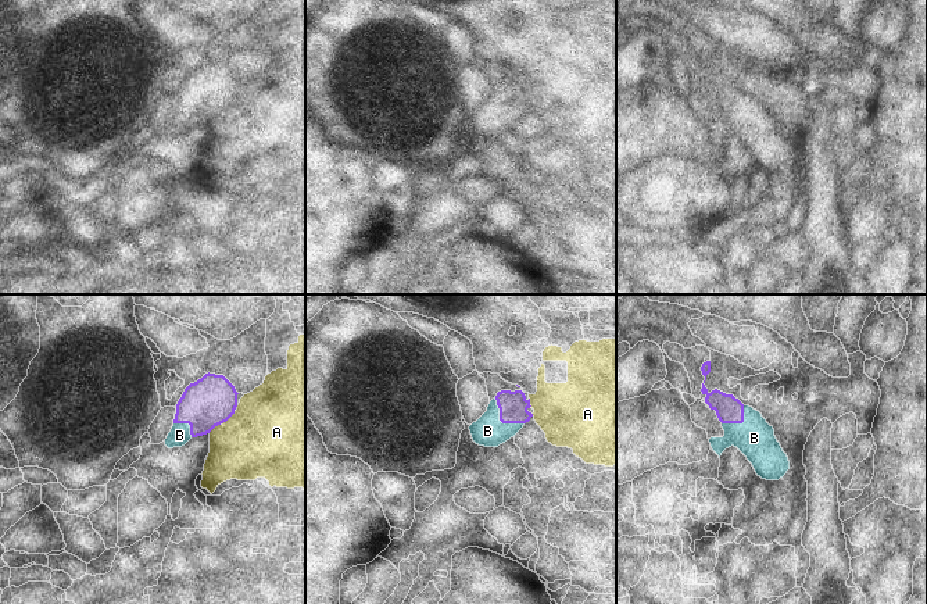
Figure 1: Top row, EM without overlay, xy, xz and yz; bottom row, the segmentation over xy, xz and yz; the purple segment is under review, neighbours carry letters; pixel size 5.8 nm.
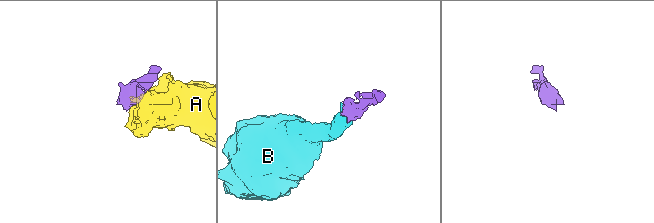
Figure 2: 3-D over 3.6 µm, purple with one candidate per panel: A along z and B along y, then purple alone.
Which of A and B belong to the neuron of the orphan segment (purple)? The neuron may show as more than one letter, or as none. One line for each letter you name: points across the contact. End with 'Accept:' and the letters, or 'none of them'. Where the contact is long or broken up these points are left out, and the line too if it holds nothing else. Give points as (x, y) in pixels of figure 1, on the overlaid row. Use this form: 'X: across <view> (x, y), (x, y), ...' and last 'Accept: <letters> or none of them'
B: across xz (512, 406), (501, 421), (487, 431)
Accept: B

